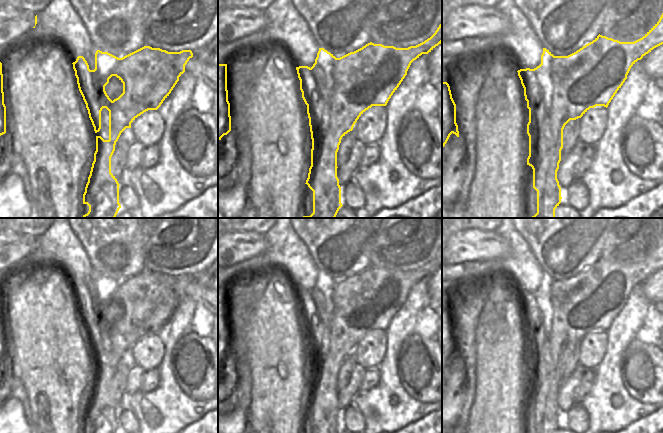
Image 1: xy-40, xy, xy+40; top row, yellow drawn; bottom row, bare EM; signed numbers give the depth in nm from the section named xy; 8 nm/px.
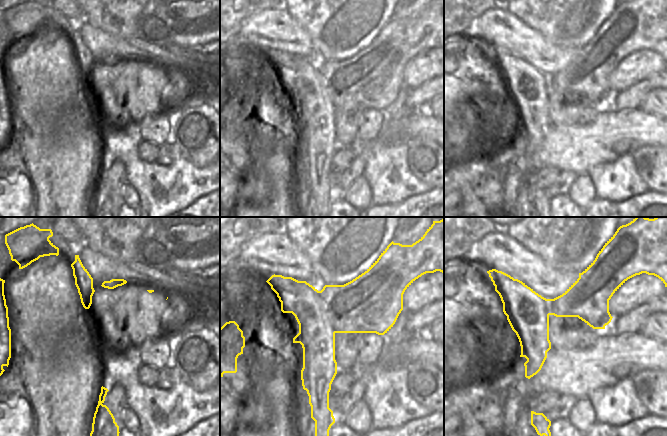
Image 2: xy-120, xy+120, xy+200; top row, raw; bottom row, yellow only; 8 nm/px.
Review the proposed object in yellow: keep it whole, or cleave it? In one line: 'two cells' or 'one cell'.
two cells

